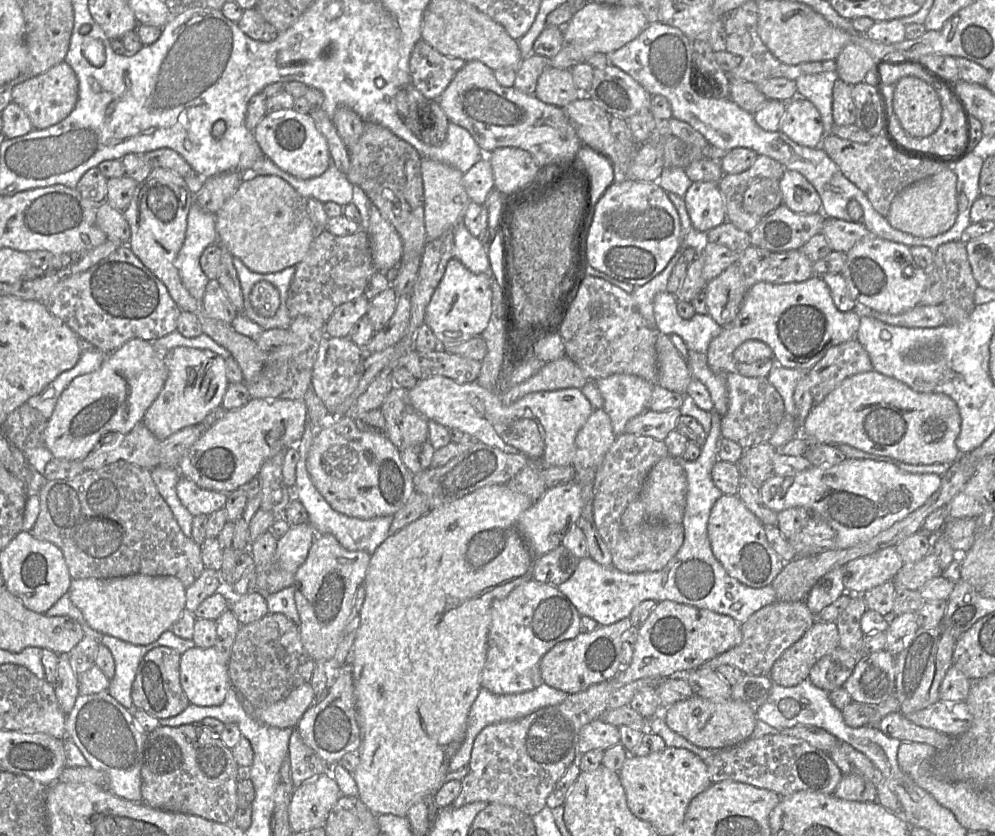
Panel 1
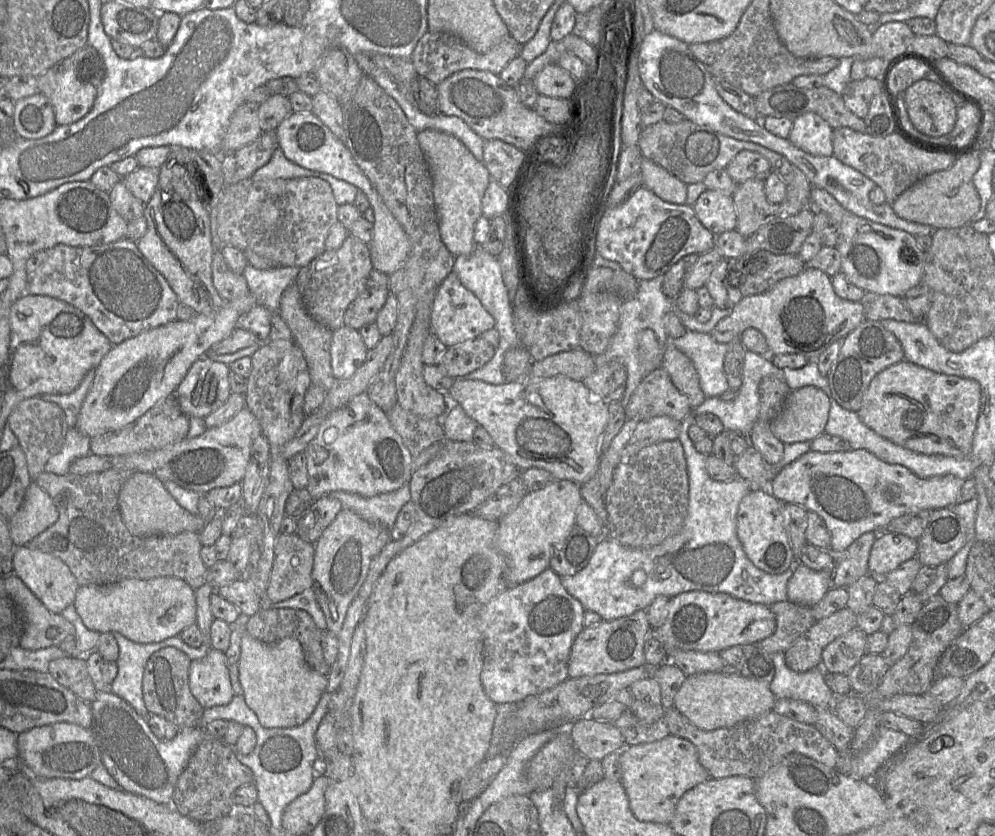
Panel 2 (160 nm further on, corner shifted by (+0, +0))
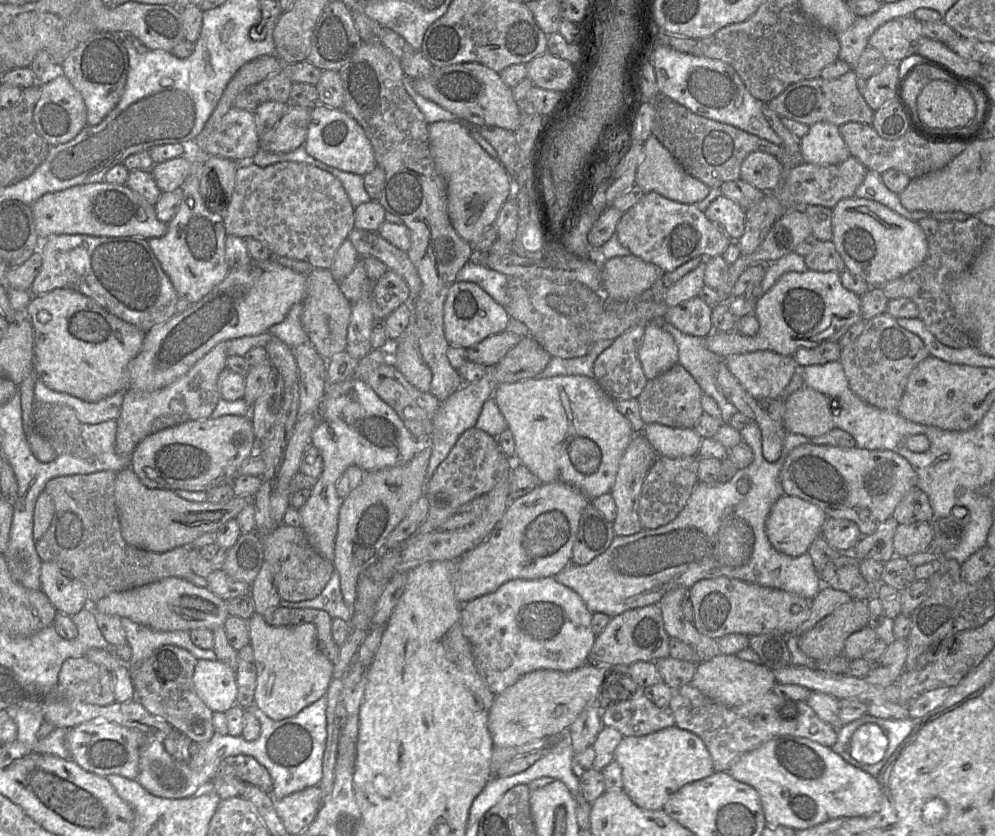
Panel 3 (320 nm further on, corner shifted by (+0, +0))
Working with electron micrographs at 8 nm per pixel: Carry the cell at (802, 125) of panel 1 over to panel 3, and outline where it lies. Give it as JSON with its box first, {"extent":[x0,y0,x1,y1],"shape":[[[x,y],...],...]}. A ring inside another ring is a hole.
{"extent":[800,122,850,166],"shape":[[[817,122],[810,125],[807,134],[800,139],[800,150],[805,163],[819,166],[839,164],[850,157],[839,126],[828,122]]]}

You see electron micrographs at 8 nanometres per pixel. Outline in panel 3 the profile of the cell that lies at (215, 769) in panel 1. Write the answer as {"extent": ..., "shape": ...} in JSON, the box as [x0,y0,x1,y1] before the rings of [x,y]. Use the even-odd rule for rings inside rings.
{"extent":[214,755,272,793],"shape":[[[237,755],[222,760],[216,769],[214,779],[223,776],[233,776],[267,793],[272,788],[272,779],[267,769],[254,757],[247,755]]]}

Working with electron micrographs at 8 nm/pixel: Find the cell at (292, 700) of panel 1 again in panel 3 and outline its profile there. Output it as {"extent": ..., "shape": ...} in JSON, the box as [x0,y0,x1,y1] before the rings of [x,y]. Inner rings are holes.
{"extent":[248,612,334,721],"shape":[[[255,612],[248,620],[248,627],[257,670],[254,705],[258,709],[272,720],[280,721],[295,716],[326,696],[334,664],[318,649],[314,624],[275,627]]]}

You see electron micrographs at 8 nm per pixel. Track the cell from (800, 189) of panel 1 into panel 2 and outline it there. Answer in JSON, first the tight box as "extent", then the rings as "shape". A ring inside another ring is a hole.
{"extent":[810,186,924,297],"shape":[[[813,186],[810,200],[811,209],[825,212],[837,223],[838,239],[835,248],[840,253],[841,272],[850,283],[865,292],[896,297],[901,297],[921,283],[924,253],[913,235],[856,216],[822,188]]]}

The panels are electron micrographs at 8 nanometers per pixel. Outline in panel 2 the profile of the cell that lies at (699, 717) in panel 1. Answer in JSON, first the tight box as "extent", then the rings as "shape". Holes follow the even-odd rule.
{"extent":[673,672,775,731],"shape":[[[705,672],[686,678],[674,698],[673,707],[696,727],[712,731],[759,718],[773,710],[775,701],[769,683],[743,677],[737,672]]]}

